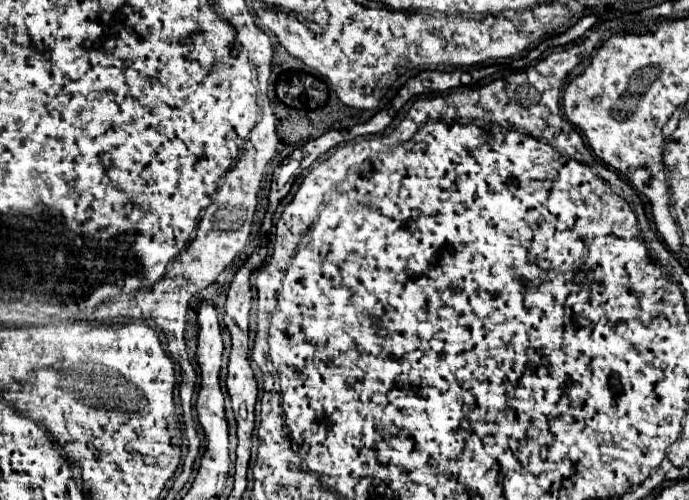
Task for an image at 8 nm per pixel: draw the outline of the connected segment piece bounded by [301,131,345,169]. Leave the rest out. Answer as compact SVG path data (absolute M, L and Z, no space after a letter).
M327 131L327 133L323 133L321 137L305 143L305 145L301 147L301 149L303 149L303 157L305 157L305 159L301 161L301 169L309 167L319 155L327 153L331 147L339 145L341 141L345 141L343 135L341 135L341 131Z

